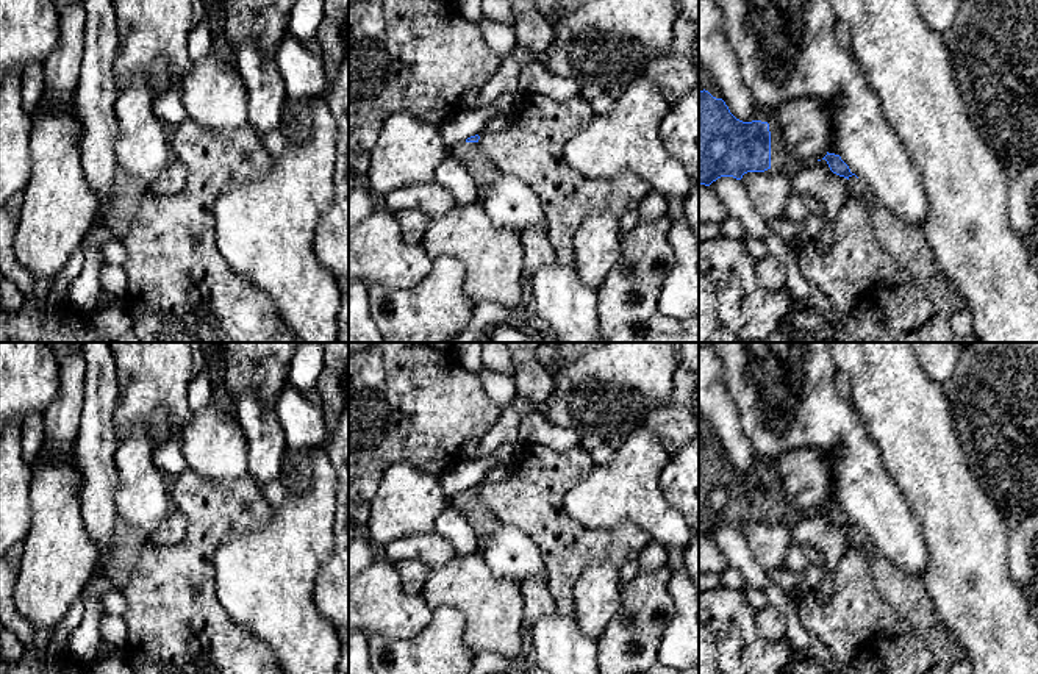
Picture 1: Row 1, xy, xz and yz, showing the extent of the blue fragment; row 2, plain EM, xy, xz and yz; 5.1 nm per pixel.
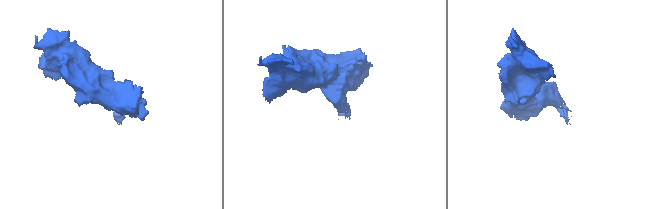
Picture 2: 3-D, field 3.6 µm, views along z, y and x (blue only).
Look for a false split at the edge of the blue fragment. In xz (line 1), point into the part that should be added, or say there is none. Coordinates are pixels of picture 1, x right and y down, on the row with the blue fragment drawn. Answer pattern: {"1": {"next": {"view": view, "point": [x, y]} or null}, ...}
{"1": {"next": {"view": "xz", "point": [482, 169]}}}

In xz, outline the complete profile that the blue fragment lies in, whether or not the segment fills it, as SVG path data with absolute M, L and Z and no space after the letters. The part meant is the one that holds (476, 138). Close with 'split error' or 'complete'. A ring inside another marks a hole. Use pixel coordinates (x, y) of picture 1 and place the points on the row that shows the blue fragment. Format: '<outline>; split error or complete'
M471 136L450 149L455 158L471 174L478 189L488 188L499 175L496 164L481 152L478 145L480 136Z; split error

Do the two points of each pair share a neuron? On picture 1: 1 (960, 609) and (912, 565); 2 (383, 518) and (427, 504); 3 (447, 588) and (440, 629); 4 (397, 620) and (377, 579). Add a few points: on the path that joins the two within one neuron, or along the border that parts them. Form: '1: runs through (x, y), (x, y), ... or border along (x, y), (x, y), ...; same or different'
1: border along (923, 537), (927, 566), (921, 577); different
2: runs through (394, 513), (405, 504), (416, 504); same
3: border along (435, 607), (454, 605), (463, 613), (461, 637); different
4: runs through (388, 610), (377, 599), (377, 588); same

